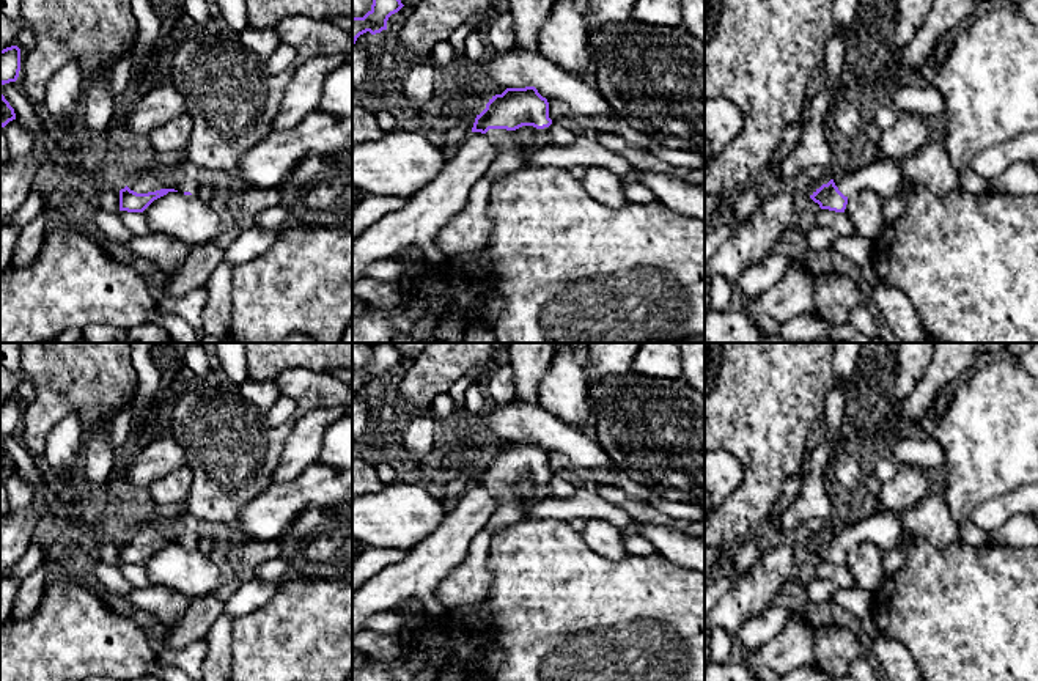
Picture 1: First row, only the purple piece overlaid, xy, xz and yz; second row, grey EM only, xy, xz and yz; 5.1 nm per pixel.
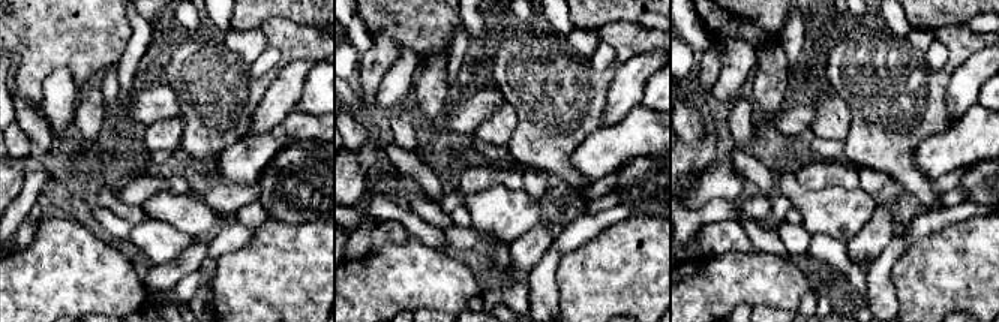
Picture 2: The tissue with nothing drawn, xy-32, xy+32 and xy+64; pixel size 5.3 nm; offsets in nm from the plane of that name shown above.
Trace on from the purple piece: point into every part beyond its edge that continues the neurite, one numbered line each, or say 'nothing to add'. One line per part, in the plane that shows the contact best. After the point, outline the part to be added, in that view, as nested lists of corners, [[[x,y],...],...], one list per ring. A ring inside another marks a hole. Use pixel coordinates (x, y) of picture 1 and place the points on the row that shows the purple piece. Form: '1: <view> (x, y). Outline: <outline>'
1: xy (140, 181). Outline: [[[149,170],[132,173],[129,176],[127,187],[137,193],[148,193],[160,189],[175,189],[181,193],[190,192],[192,195],[197,195],[195,181],[187,179],[182,182],[168,184],[168,182],[162,182],[157,176],[151,175]]]

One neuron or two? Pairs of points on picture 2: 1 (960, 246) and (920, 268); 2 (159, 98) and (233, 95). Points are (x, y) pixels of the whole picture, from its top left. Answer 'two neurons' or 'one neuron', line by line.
1: one neuron
2: two neurons

